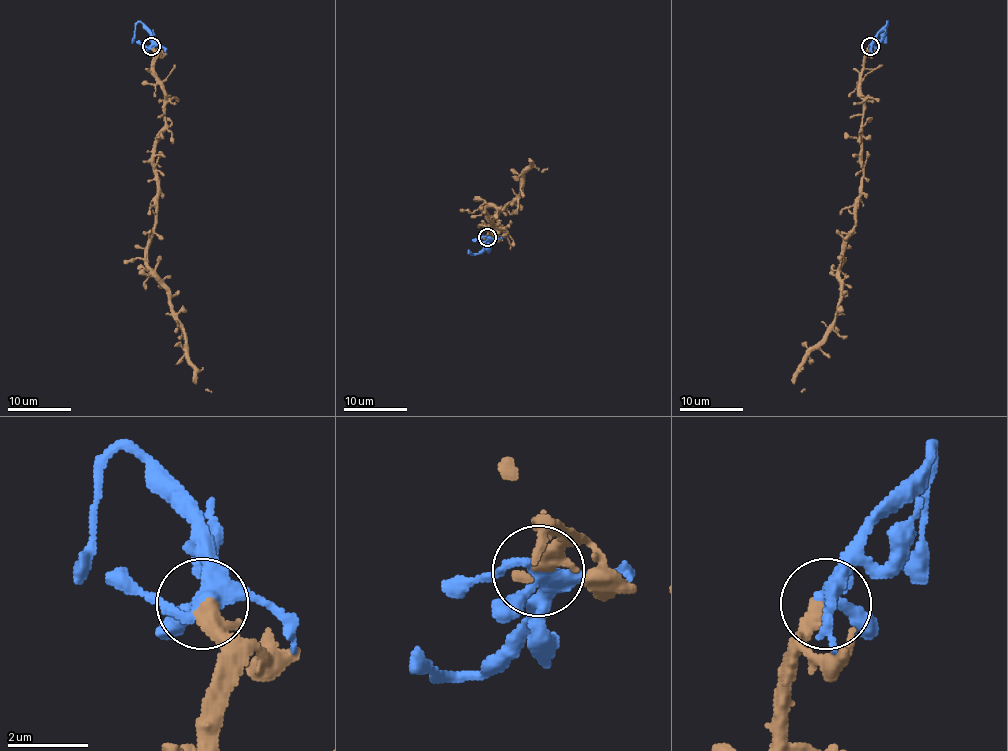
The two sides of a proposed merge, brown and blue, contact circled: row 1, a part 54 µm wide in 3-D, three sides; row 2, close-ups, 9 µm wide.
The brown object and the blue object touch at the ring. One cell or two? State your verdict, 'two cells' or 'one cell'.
one cell

